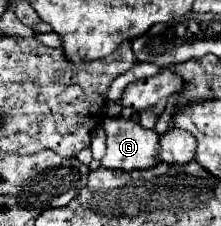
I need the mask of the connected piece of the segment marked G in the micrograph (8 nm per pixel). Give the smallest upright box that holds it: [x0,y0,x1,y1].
[100,120,158,170]

